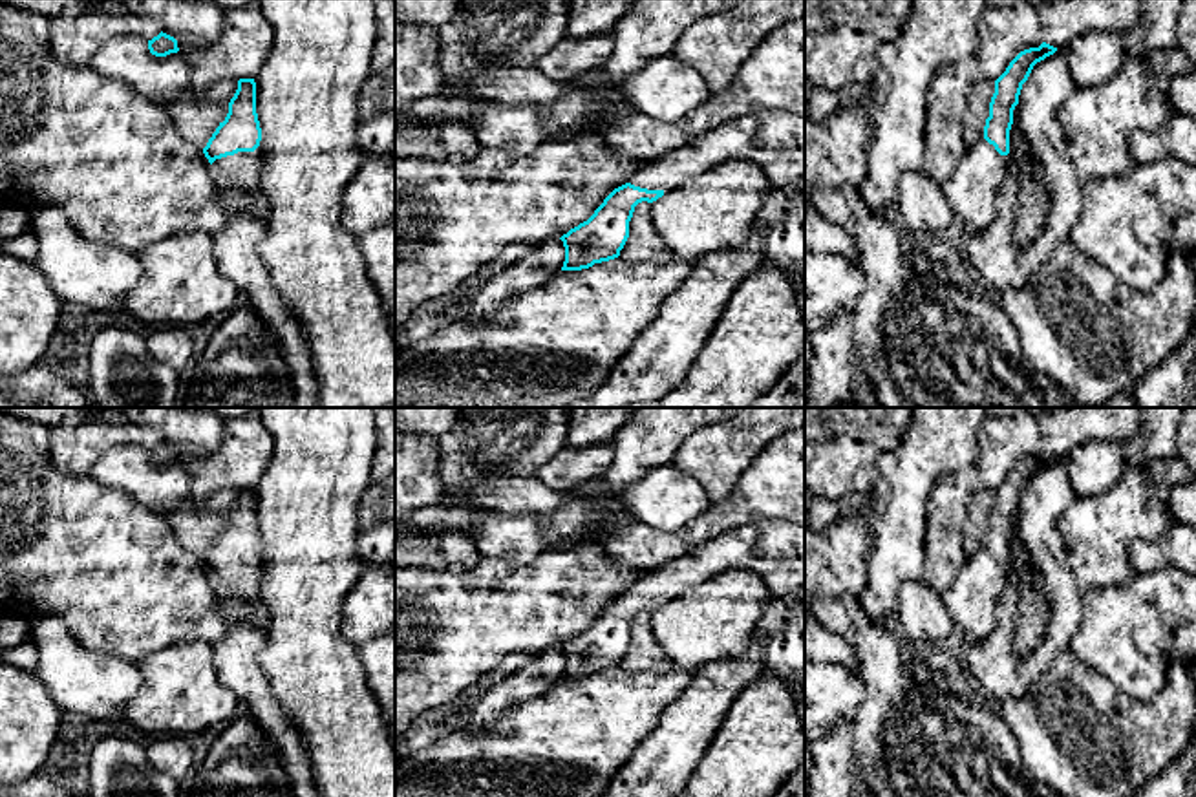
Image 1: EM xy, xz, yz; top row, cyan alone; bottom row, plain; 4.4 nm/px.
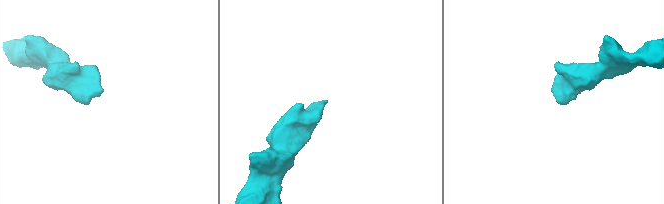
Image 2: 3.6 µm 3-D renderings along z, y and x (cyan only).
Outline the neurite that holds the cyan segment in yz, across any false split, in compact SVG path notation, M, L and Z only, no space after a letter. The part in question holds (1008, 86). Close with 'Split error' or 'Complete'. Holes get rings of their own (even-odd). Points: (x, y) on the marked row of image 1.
M1042 42L1020 51L995 80L984 137L967 146L949 179L942 185L966 232L984 230L997 216L997 192L1008 174L1009 130L1022 84L1033 66L1053 55L1057 48Z. Split error

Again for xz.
M763 110L724 122L684 146L642 163L587 221L560 238L565 247L561 271L582 271L618 258L638 203L653 203L730 159L753 161L772 188L805 185L805 115Z. Split error

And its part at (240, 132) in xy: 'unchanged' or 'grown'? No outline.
grown

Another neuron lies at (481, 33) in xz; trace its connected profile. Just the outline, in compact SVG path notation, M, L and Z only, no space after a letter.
M463 0L452 20L437 27L439 69L444 95L479 99L474 79L494 64L534 68L536 60L565 38L569 0Z

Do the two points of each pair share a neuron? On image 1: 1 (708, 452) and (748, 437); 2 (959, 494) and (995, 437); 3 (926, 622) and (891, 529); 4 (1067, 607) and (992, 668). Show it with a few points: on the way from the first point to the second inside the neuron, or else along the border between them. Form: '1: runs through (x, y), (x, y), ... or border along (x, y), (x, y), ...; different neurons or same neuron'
1: runs through (717, 452), (723, 452), (739, 439); same neuron
2: runs through (973, 479), (995, 457), (995, 452); same neuron
3: border along (920, 576), (900, 587), (895, 622); different neurons
4: runs through (1059, 631), (1050, 648), (1015, 679); same neuron

